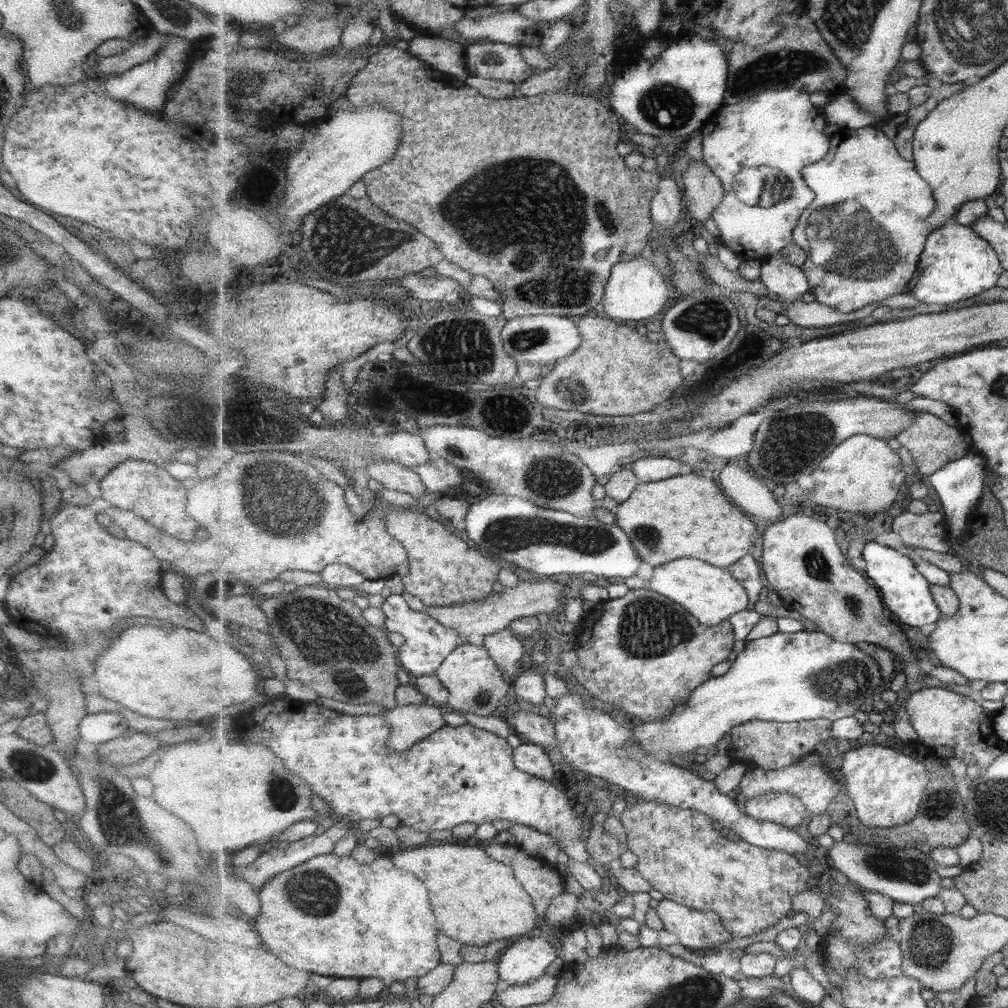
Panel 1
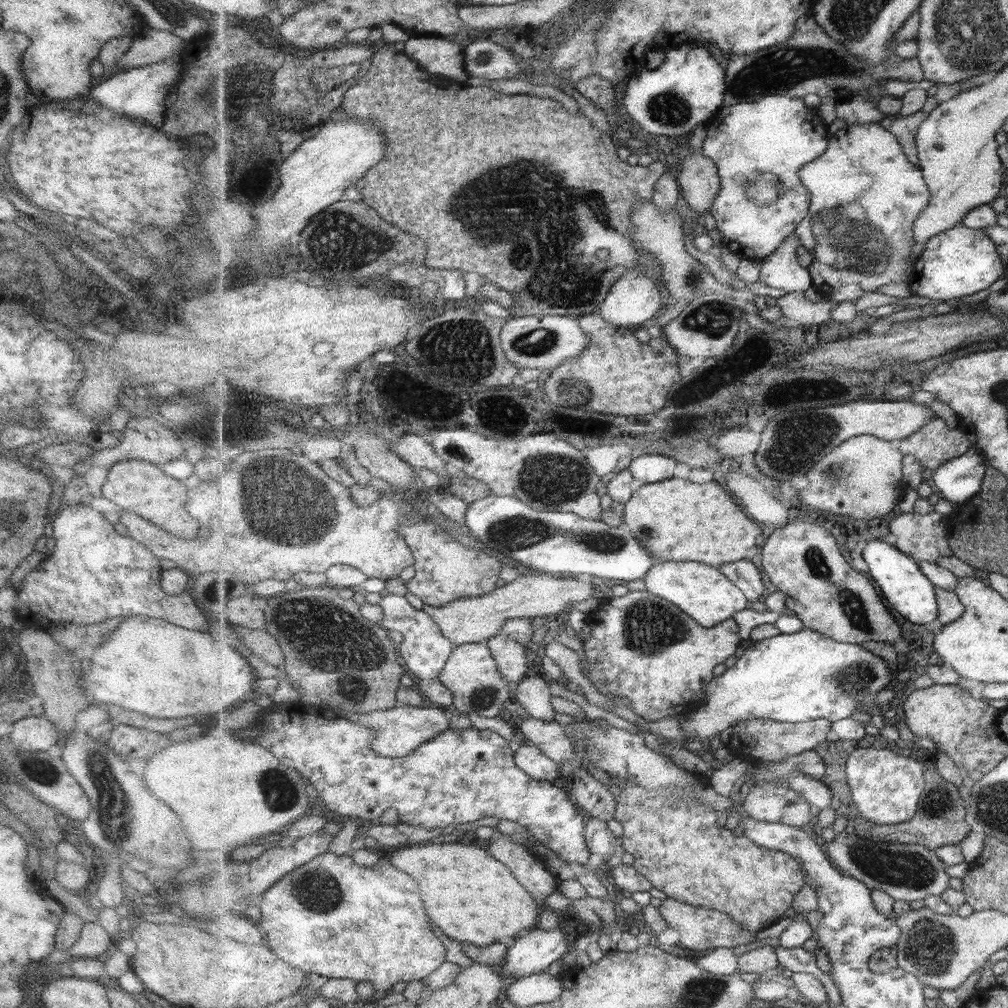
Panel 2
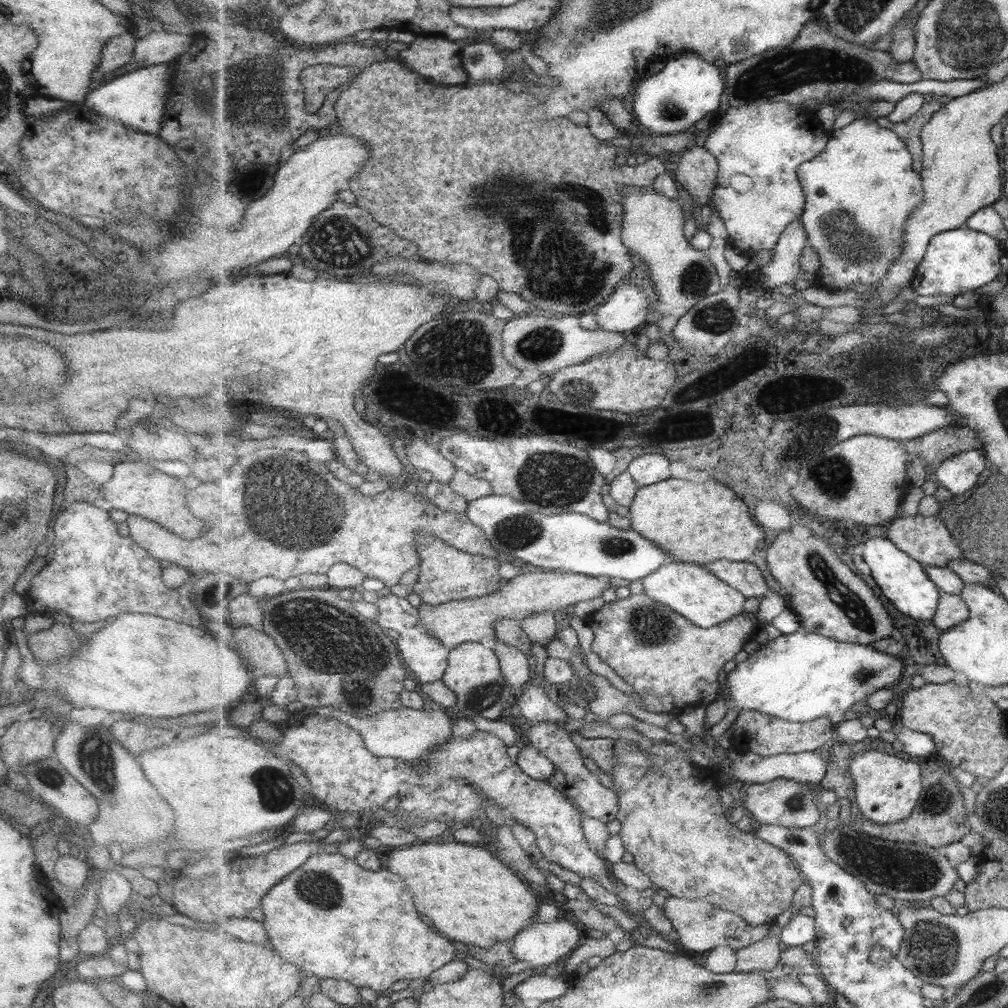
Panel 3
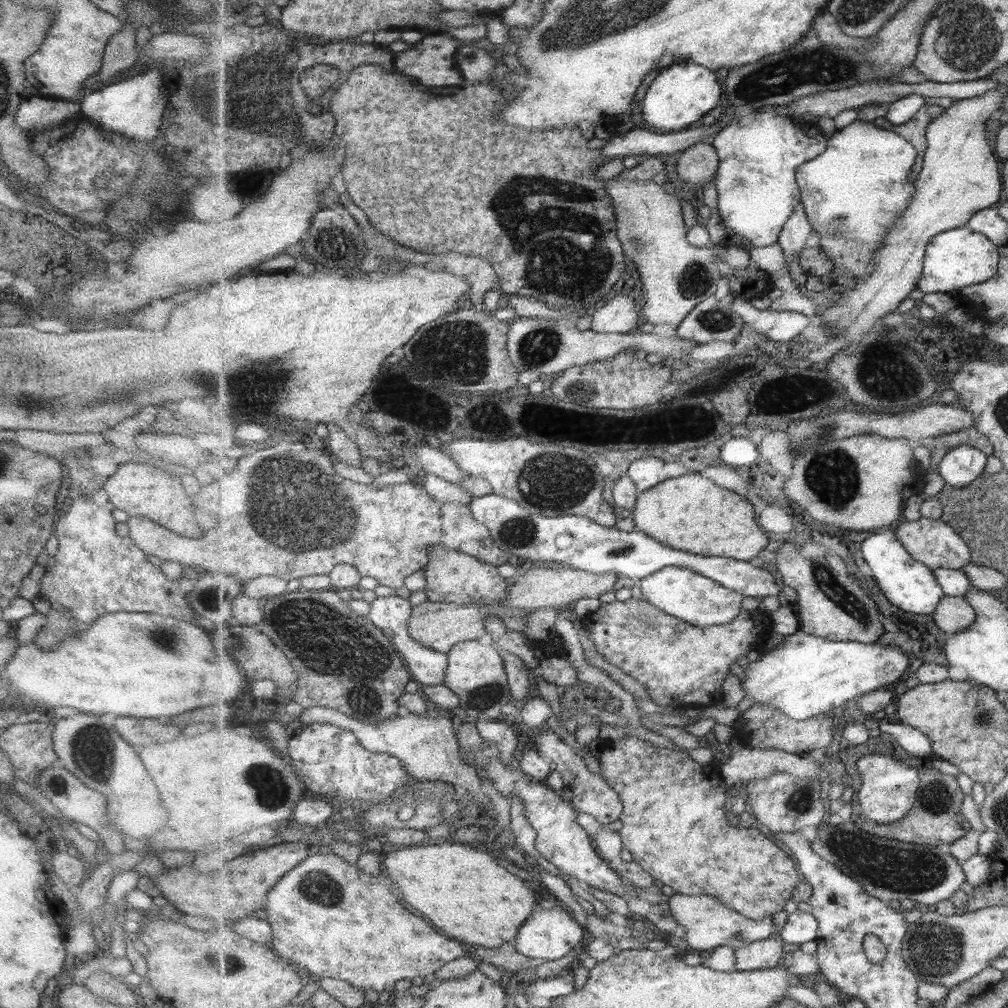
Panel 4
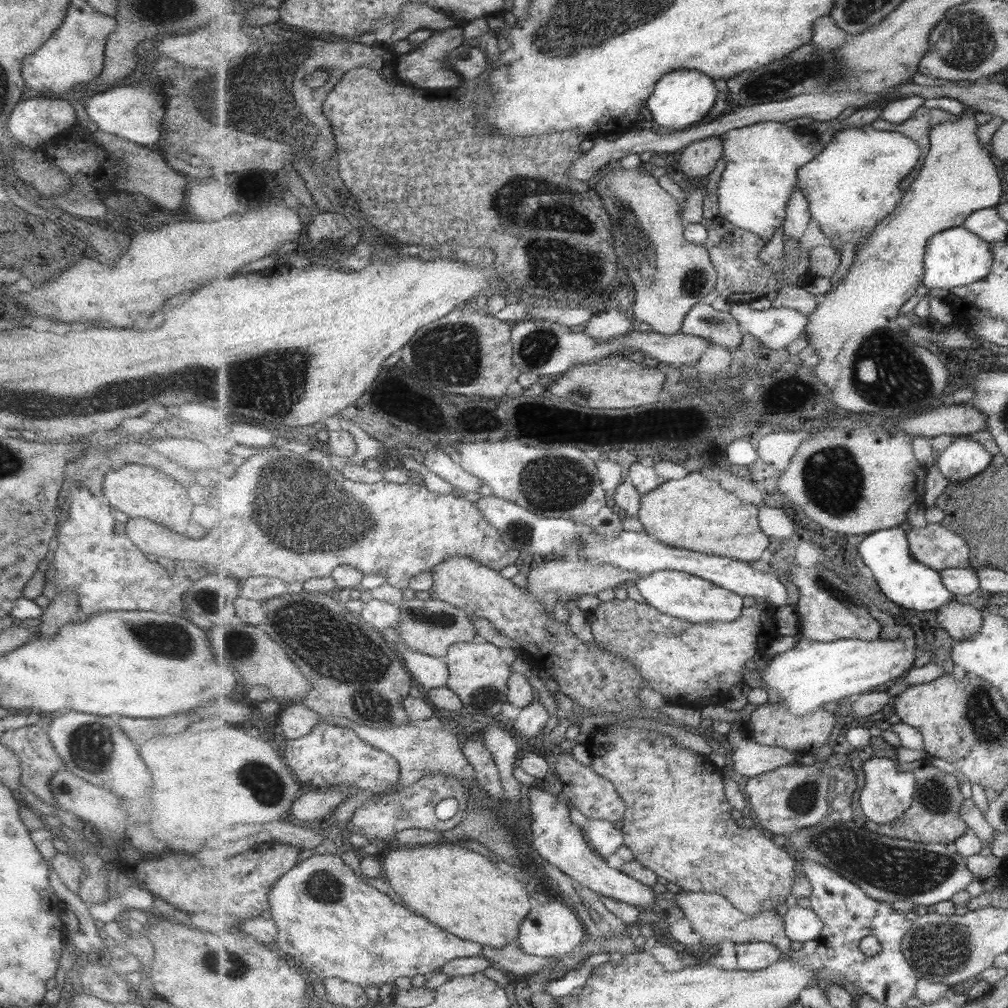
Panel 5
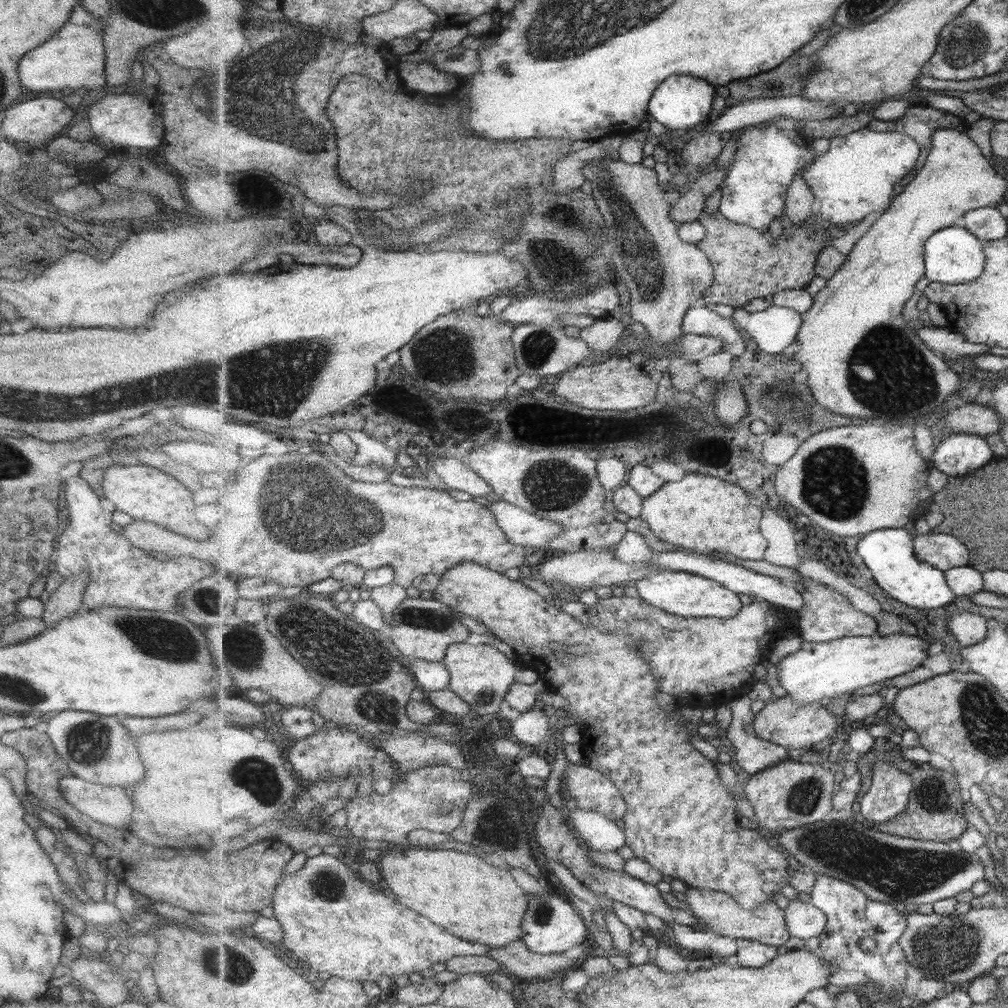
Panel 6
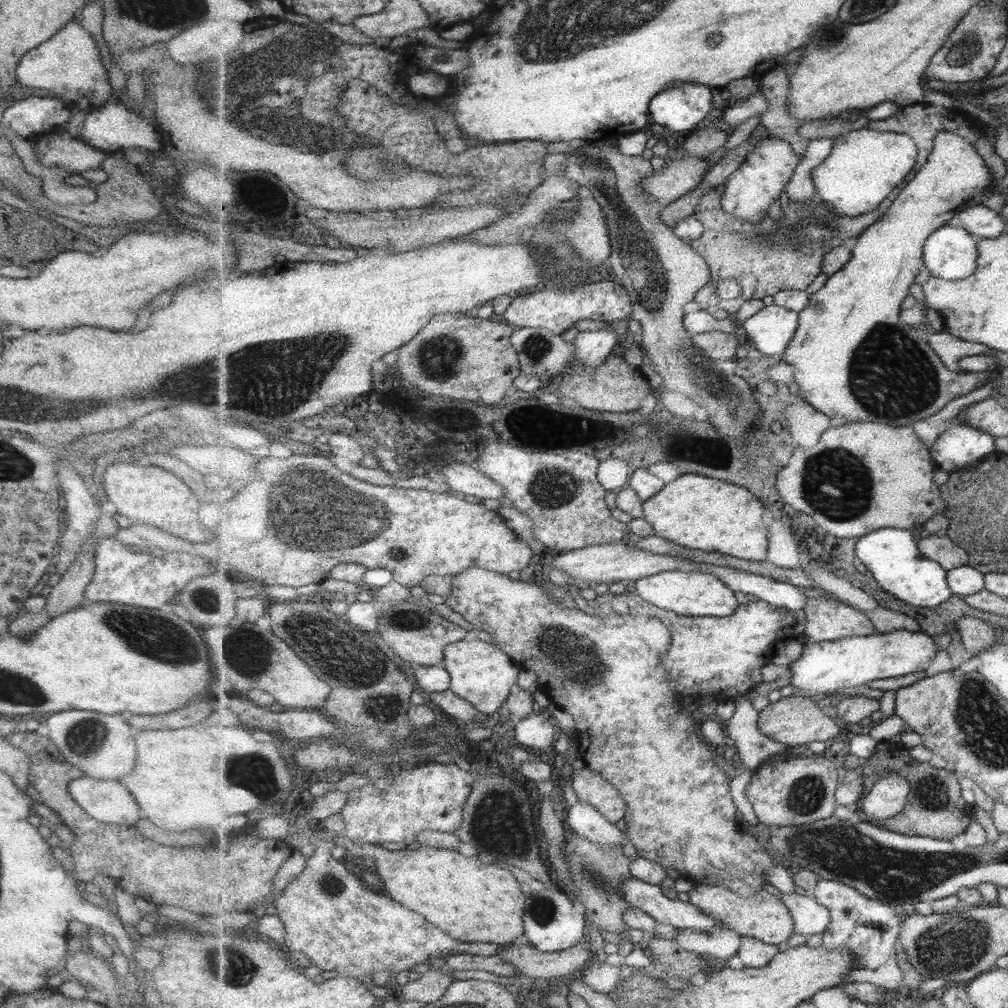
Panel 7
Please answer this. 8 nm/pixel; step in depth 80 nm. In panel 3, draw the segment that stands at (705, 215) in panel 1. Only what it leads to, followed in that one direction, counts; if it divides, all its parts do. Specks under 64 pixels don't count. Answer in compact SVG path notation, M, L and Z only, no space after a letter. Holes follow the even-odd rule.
M702 143L694 144L681 156L677 180L690 194L696 207L707 206L718 185L717 158Z

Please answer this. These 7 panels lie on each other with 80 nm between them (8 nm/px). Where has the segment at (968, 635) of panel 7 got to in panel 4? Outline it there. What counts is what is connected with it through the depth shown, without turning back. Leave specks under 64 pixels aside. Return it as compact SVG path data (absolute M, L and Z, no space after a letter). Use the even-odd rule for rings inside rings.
M947 596L941 599L941 604L933 613L936 626L946 637L956 635L957 632L969 628L976 619L975 609L963 596Z

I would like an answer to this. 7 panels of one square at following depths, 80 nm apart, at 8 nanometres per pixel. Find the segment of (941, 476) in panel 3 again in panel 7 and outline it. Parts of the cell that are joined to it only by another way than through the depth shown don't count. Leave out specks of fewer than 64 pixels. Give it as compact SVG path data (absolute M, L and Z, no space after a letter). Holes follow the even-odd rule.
M967 421L939 435L930 447L933 460L940 470L951 473L969 468L996 451L996 438L991 433L973 428Z

